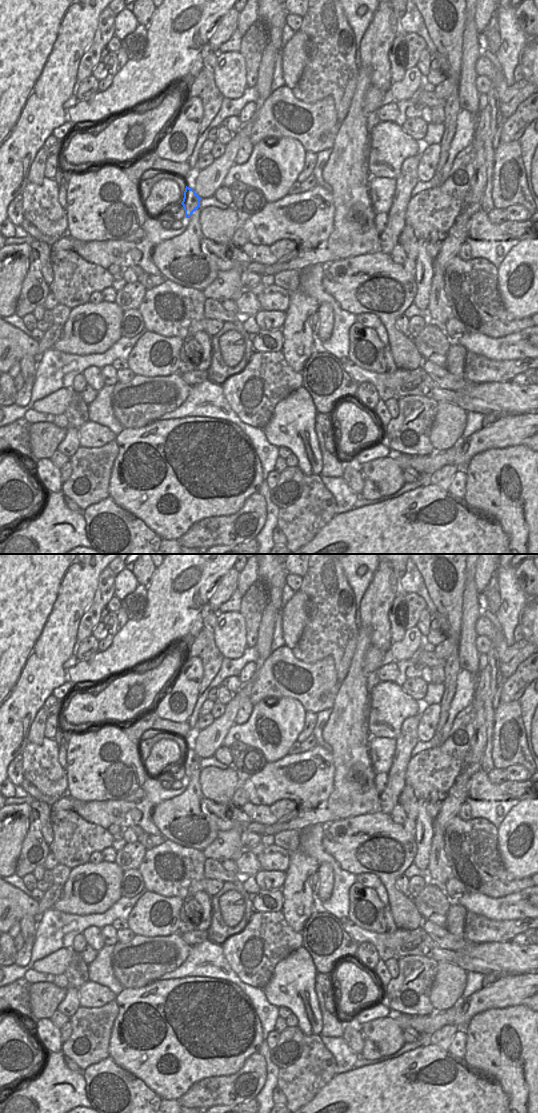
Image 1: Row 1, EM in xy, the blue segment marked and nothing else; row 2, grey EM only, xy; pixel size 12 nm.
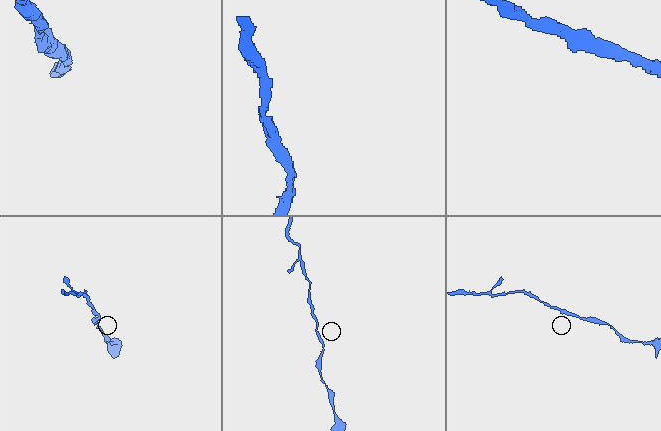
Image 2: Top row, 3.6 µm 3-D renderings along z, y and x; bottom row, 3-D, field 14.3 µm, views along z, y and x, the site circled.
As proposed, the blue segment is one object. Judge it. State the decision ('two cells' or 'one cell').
one cell

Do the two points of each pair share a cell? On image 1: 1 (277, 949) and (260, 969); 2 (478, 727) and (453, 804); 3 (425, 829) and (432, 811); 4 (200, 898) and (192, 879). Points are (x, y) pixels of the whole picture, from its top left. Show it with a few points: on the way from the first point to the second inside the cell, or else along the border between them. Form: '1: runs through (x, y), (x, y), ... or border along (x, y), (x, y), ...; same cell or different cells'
1: runs through (272, 954), (262, 964); same cell
2: runs through (477, 746), (476, 764), (465, 775), (460, 785); same cell
3: border along (425, 806), (426, 813), (432, 819); different cells
4: border along (203, 889), (199, 890), (191, 898); different cells

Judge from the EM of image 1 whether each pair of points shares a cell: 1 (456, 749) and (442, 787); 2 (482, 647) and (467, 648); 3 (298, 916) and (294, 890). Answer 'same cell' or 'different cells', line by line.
1: same cell
2: different cells
3: same cell

